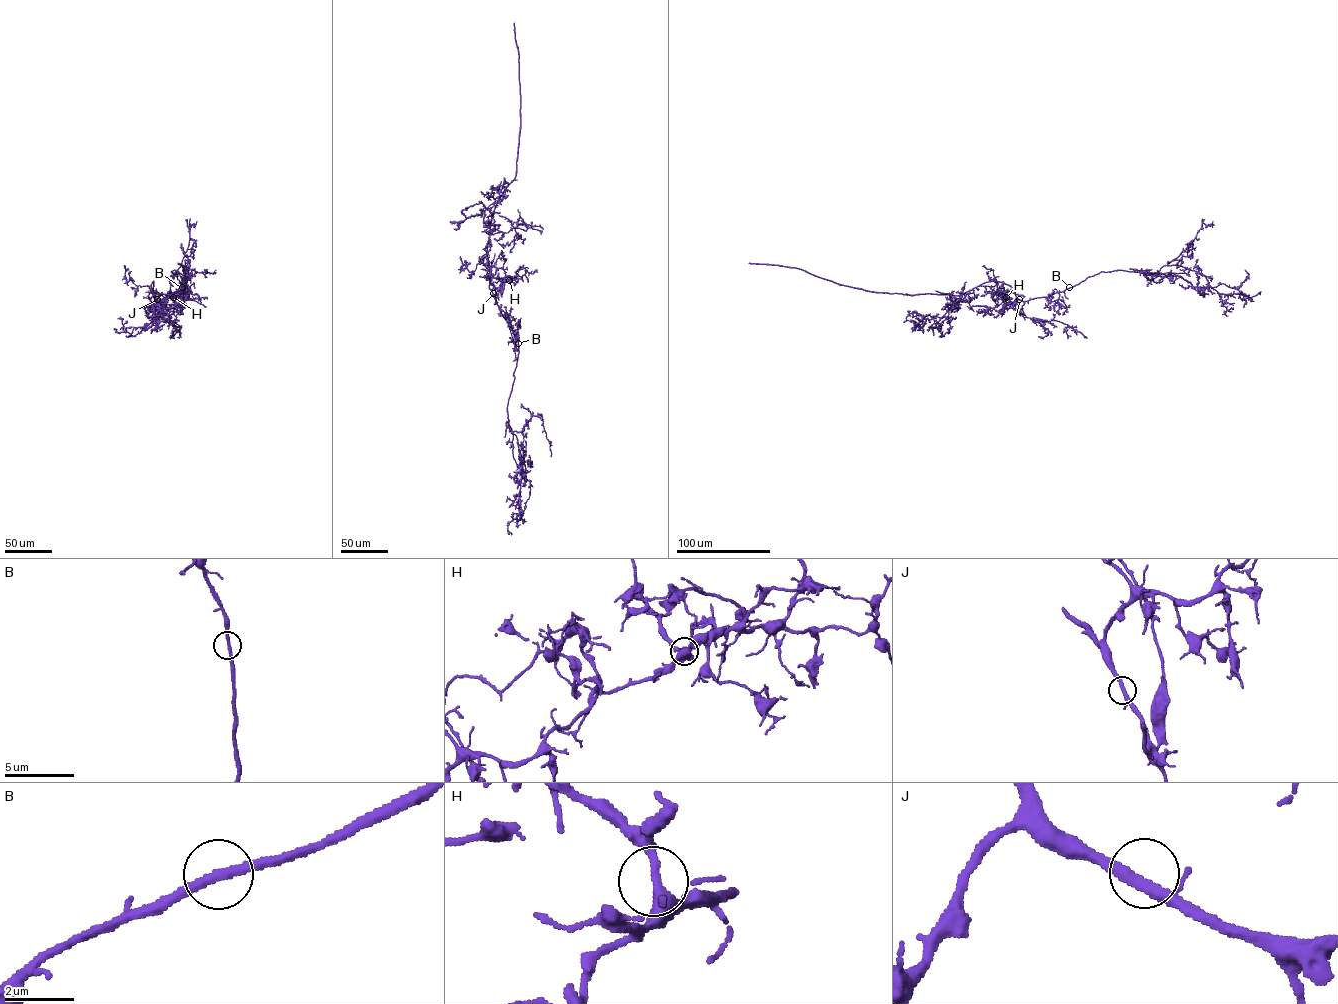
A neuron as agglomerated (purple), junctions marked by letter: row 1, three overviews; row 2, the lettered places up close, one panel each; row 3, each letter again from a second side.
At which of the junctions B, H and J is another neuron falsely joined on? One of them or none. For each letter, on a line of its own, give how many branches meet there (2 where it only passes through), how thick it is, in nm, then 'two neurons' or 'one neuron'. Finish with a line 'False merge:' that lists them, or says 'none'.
B: branches 2; calibre 240 nm; one neuron
H: branches 2; calibre 360 nm; one neuron
J: branches 2; calibre 320 nm; one neuron
False merge: none

